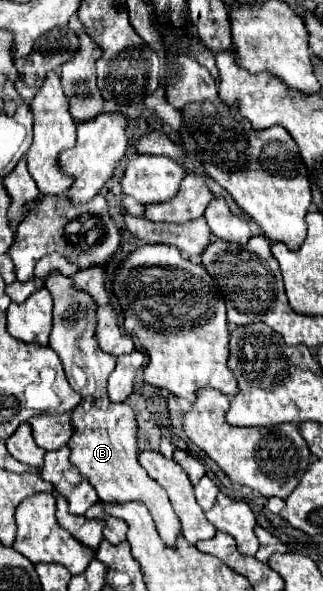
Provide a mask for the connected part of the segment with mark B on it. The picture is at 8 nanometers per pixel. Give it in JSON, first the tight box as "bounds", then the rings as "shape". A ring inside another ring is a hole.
{"bounds":[45,272,180,546],"shape":[[[51,272],[46,276],[45,287],[54,298],[54,328],[50,346],[60,356],[70,386],[82,394],[82,402],[70,412],[70,422],[74,426],[74,432],[68,440],[68,448],[72,450],[70,462],[78,468],[82,476],[86,476],[86,480],[94,486],[102,502],[116,504],[124,504],[130,500],[144,502],[150,508],[150,514],[154,516],[154,524],[162,540],[174,546],[176,536],[180,534],[178,518],[174,516],[170,500],[166,492],[162,492],[162,486],[150,480],[146,470],[138,464],[136,414],[130,406],[112,404],[108,400],[106,382],[110,372],[114,370],[116,358],[104,354],[98,348],[98,342],[94,340],[96,304],[86,292],[74,290],[72,280],[68,276],[62,276],[60,272]],[[76,370],[84,374],[80,376],[80,380],[76,376]]]}

